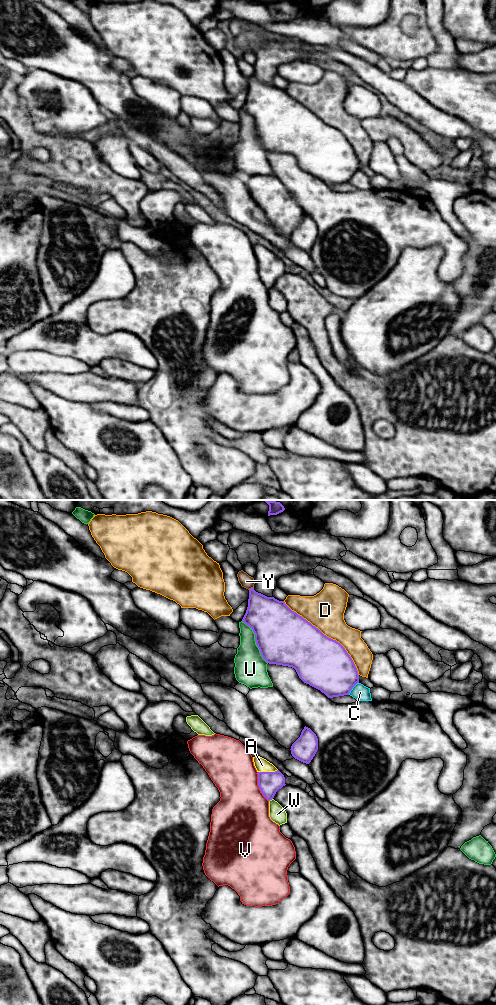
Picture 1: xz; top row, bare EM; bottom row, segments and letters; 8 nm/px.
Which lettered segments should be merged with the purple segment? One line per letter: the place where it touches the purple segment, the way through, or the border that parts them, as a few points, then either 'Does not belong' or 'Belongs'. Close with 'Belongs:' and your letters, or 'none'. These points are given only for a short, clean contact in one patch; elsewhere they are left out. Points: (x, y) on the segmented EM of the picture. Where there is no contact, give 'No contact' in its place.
A: Touches purple at xz (267, 772). Path across: xz (269, 783), (267, 772), (262, 765). Belongs
C: Touches purple at xz (352, 687). Does not belong
D: Touches purple at xz (326, 636). Does not belong
U: Touches purple at xz (255, 640). Does not belong
V: Touches purple at xz (259, 787). Does not belong
W: Touches purple at xz (270, 799). Does not belong
Y: Touches purple at xz (251, 588). Does not belong
Belongs: A

